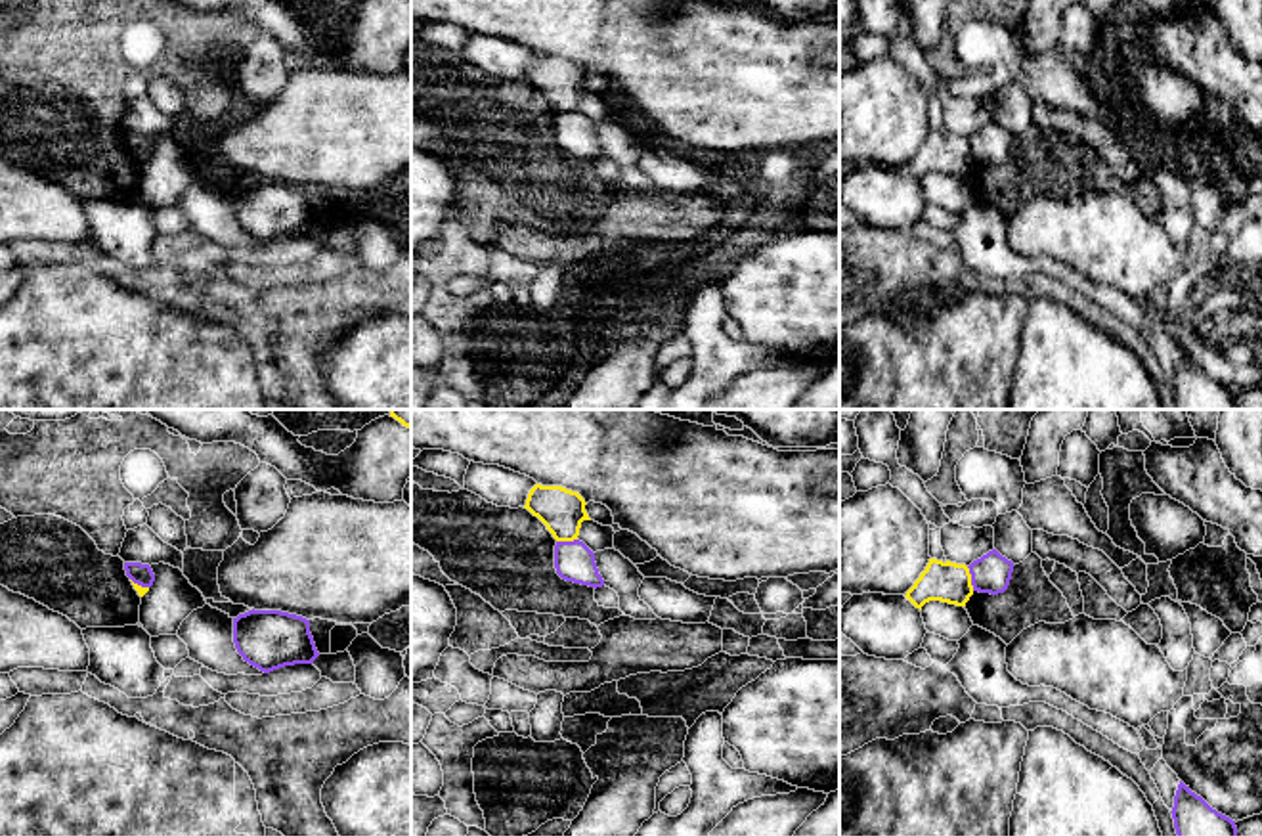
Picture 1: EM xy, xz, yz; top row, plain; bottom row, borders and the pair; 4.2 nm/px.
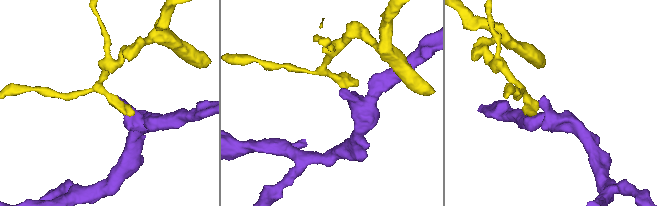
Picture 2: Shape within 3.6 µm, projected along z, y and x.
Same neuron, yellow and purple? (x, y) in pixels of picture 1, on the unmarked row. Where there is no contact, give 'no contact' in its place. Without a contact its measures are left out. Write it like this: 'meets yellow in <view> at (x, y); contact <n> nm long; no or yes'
meets yellow in yz at (970, 150); contact 110 nm long; no

